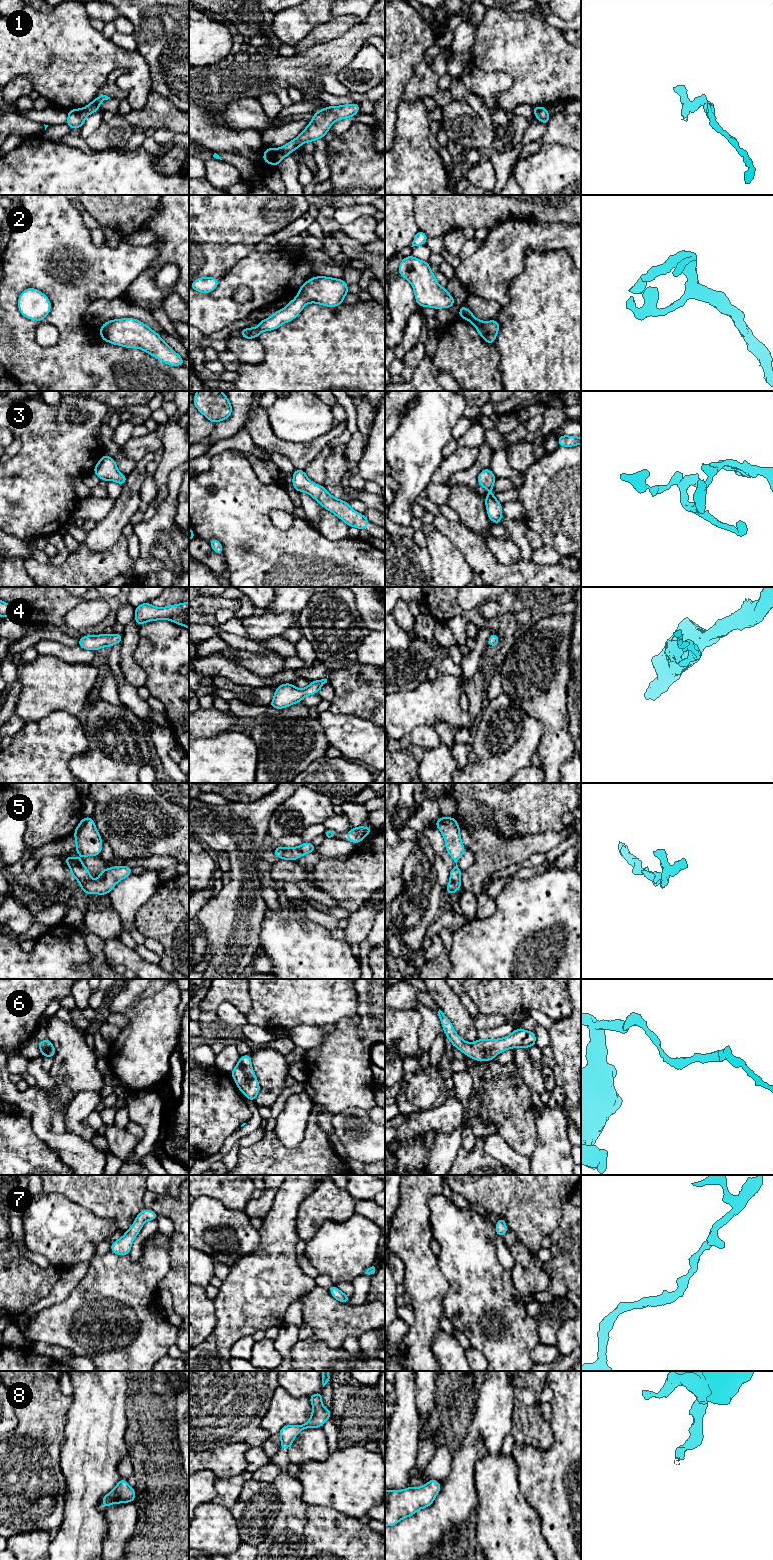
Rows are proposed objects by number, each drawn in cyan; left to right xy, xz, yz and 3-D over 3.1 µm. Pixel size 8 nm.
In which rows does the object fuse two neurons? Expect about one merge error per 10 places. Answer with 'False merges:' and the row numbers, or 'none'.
False merges: none

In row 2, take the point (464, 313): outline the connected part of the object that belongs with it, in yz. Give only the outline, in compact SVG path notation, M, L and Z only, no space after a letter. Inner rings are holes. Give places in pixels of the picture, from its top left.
M464 304L460 307L458 317L472 323L485 342L494 344L496 335L500 328L500 324L495 319L488 322L478 320L475 318L473 313L464 306Z

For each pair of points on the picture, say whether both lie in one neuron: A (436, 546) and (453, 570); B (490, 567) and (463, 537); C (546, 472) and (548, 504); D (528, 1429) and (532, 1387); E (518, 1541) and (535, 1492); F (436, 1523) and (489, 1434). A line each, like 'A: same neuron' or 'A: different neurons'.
A: same neuron
B: same neuron
C: same neuron
D: same neuron
E: different neurons
F: same neuron

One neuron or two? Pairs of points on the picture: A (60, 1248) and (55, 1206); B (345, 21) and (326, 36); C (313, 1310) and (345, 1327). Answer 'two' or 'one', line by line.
A: one
B: one
C: one

